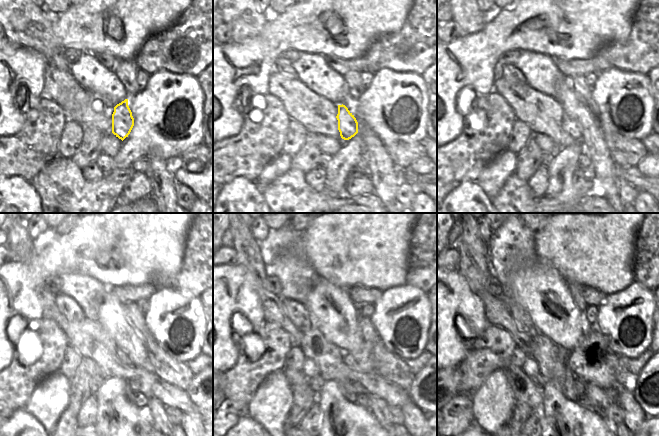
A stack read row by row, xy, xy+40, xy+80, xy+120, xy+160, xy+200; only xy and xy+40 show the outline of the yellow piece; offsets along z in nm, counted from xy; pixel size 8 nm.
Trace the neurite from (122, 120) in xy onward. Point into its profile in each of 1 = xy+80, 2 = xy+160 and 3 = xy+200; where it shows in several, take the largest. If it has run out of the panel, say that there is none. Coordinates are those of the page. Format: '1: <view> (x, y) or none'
1: xy+80 (571, 126)
2: xy+160 (363, 360)
3: xy+200 (592, 360)

